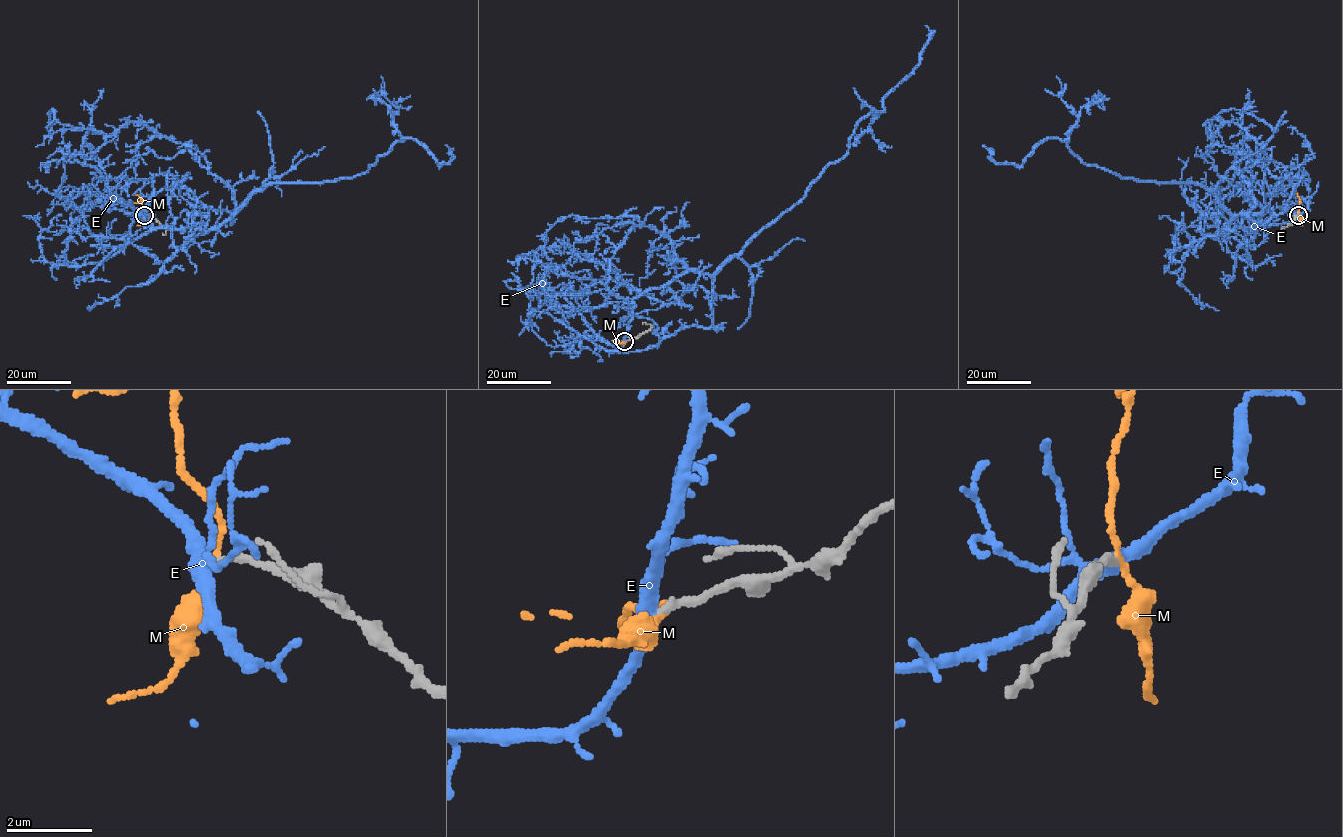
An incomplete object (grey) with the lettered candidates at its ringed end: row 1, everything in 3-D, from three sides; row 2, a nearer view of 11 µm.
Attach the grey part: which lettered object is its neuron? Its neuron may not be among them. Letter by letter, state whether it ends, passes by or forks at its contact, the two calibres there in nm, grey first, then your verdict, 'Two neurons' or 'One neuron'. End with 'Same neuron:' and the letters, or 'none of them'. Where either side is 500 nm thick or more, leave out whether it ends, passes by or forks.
E: It forks there. Thickness 180 nm (grey) against 320 nm. Two neurons
M: It passes by. Thickness 190 nm (grey) against 150 nm. Two neurons
Same neuron: none of them

